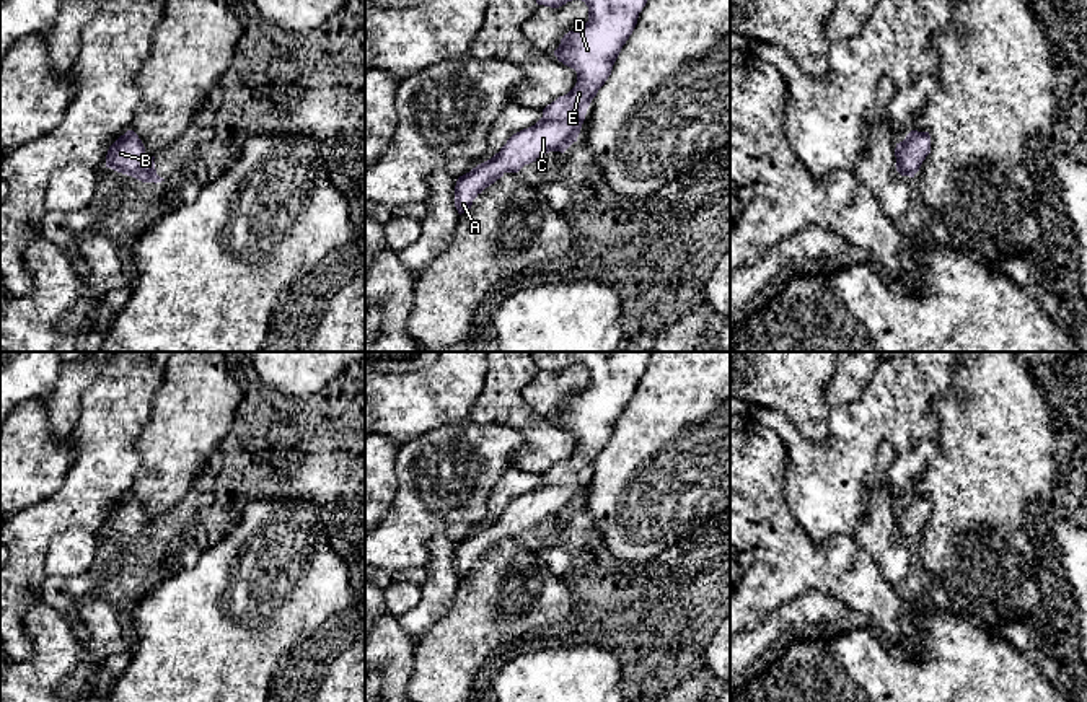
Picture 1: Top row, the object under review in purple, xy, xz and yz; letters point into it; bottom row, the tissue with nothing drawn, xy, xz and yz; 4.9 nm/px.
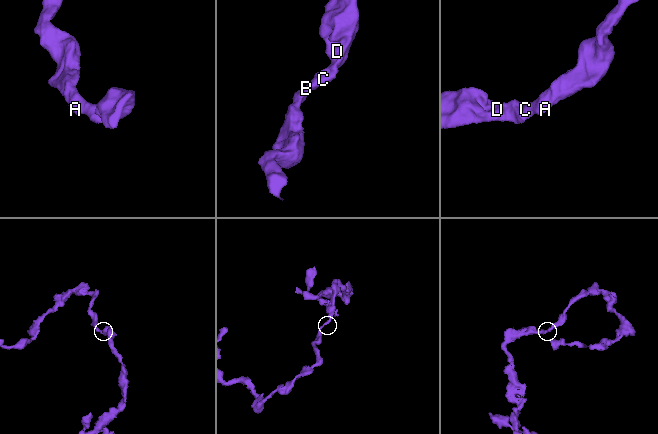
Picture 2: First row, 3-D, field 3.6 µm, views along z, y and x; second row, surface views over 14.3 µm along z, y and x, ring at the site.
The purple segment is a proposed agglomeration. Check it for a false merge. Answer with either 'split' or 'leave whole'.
leave whole

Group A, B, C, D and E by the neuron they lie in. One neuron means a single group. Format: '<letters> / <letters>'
A B C D E

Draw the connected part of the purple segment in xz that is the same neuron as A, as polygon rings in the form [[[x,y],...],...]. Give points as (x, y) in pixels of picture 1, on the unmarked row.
[[[531,352],[531,357],[538,370],[559,373],[582,365],[588,371],[588,386],[564,399],[554,415],[559,427],[577,437],[577,448],[548,469],[535,490],[513,498],[491,524],[458,542],[455,572],[460,580],[505,537],[518,537],[549,516],[564,518],[577,507],[587,474],[611,440],[650,352]]]

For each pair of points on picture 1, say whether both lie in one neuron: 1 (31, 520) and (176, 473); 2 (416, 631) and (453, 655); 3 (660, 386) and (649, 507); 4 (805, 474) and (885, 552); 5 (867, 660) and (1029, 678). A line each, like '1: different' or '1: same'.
1: different
2: different
3: same
4: different
5: same

